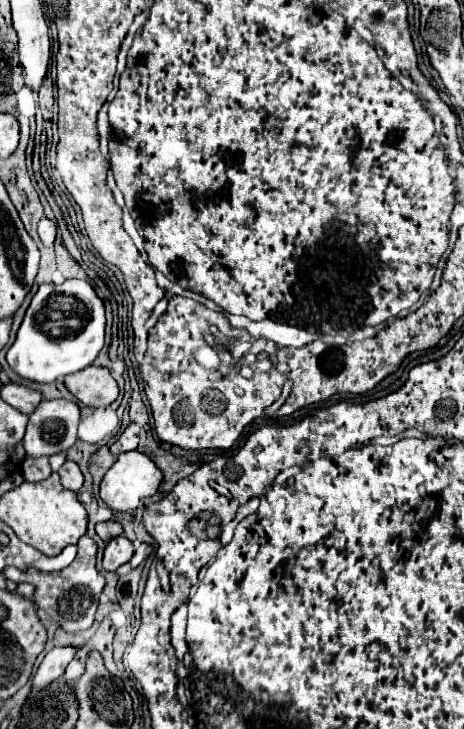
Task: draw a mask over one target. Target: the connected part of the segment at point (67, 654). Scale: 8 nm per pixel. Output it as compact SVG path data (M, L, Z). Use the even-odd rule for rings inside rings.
M55 647L51 649L43 663L37 669L37 675L33 677L33 689L45 689L51 681L55 681L59 675L65 673L65 667L75 657L77 647Z

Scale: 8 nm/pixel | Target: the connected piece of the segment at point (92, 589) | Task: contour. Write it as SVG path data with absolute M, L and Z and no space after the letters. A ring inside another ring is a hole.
M91 537L79 539L79 553L75 561L59 573L39 573L35 569L27 569L27 573L19 573L19 569L7 569L7 577L15 583L31 583L35 585L35 603L39 609L47 611L53 621L63 625L65 631L85 631L93 625L93 615L99 603L99 595L105 587L105 577L99 575L95 561L97 561L97 543Z

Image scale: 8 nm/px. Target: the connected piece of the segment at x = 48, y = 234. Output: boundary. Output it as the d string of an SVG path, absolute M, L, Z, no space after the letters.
M41 219L39 221L39 237L41 237L43 245L53 247L53 241L55 241L55 223L49 221L49 219Z

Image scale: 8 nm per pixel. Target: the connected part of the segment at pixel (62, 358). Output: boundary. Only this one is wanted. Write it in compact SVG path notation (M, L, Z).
M67 279L61 285L41 285L35 293L25 319L17 331L17 339L7 351L11 369L29 381L51 383L89 367L105 339L105 307L85 279Z

